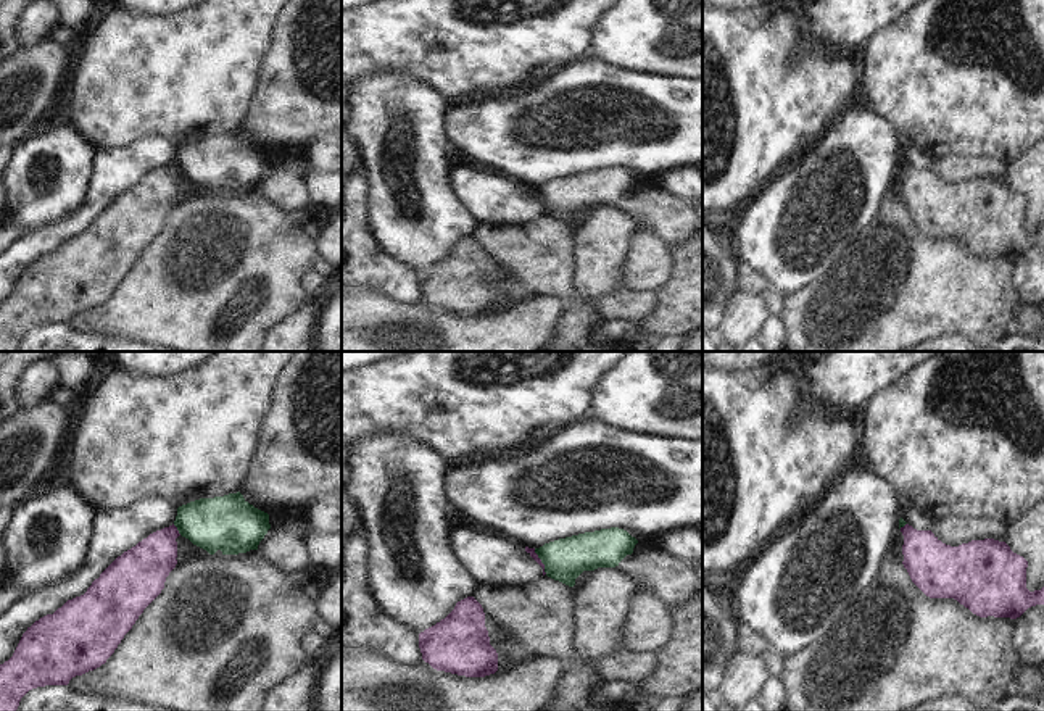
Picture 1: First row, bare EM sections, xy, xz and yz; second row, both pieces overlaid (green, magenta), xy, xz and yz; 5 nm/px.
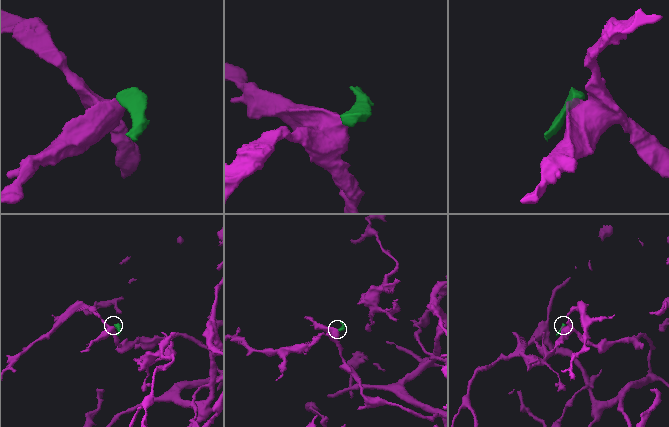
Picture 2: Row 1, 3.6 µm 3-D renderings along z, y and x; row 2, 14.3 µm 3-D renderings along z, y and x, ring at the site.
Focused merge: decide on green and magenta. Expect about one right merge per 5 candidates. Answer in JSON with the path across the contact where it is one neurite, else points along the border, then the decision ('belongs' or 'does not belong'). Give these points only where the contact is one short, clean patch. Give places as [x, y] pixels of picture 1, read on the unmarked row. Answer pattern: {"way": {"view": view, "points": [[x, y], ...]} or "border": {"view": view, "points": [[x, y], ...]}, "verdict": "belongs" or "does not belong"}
{"border": {"view": "xy", "points": [[173, 163], [181, 173]]}, "verdict": "does not belong"}

